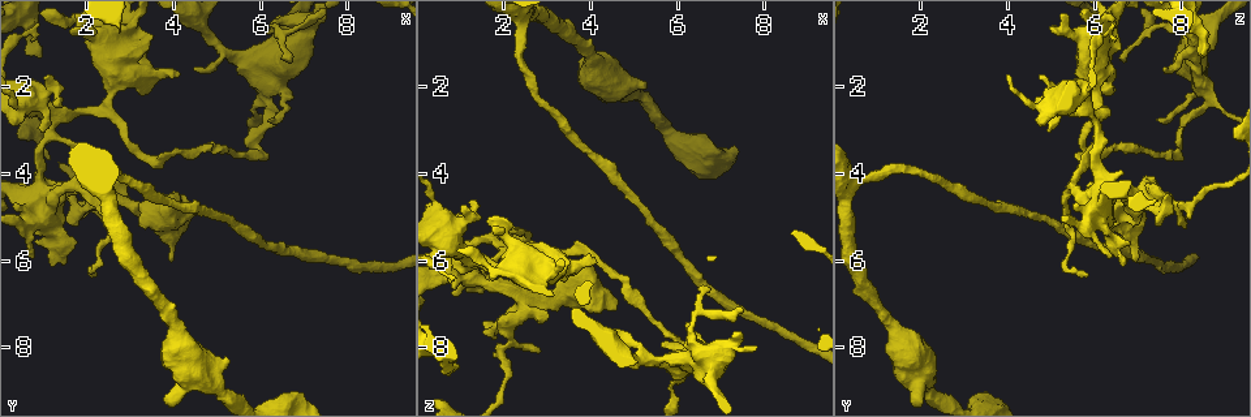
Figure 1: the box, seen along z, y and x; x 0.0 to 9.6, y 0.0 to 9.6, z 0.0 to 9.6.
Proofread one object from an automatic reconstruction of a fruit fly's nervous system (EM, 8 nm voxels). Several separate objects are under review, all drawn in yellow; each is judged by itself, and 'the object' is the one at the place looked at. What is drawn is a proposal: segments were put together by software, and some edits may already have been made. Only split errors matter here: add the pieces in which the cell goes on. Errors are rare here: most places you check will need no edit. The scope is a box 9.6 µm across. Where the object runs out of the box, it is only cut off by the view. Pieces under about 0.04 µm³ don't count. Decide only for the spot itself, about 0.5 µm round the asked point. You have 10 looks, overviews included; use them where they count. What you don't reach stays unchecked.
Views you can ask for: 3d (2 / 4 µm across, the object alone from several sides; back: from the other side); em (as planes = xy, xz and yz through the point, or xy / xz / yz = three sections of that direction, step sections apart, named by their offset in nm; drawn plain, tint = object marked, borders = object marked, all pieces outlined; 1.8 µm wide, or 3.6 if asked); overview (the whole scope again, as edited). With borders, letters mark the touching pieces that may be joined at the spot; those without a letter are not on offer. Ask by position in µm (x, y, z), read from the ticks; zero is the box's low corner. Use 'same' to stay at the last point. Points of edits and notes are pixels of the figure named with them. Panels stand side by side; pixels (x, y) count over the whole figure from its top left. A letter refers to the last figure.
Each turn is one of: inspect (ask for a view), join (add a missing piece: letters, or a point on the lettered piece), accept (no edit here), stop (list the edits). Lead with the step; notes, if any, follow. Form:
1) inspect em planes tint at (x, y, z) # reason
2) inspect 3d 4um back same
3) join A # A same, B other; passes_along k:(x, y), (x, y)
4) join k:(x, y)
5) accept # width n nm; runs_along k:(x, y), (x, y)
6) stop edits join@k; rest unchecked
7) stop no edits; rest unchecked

inspect 3d 4um back at (0.70, 2.10, 5.60) # sharp bend

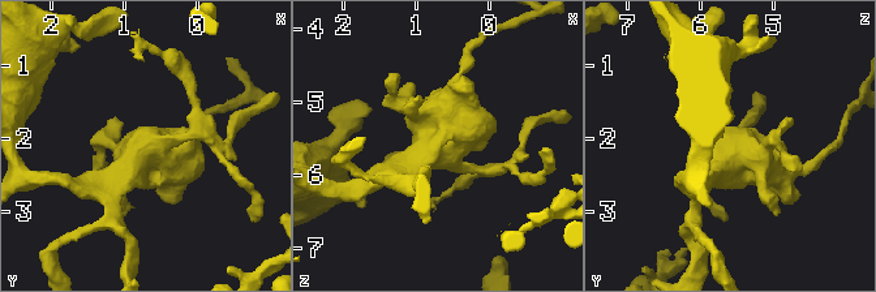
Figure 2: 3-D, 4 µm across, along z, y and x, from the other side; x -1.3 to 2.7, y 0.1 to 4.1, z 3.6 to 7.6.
inspect em 3.6um yz step 8 borders at (0.60, 2.15, 5.65) # need the tissue

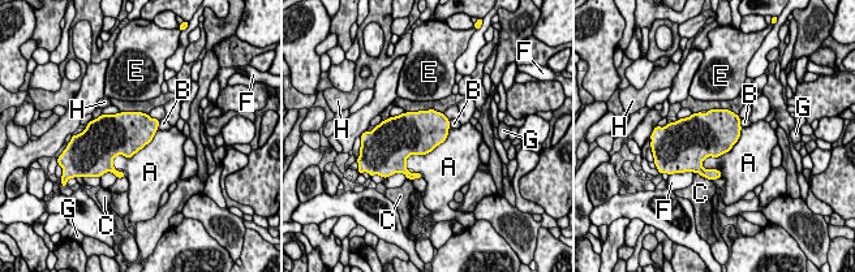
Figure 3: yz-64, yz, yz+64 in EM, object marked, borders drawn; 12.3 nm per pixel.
inspect em 3.6um planes borders same

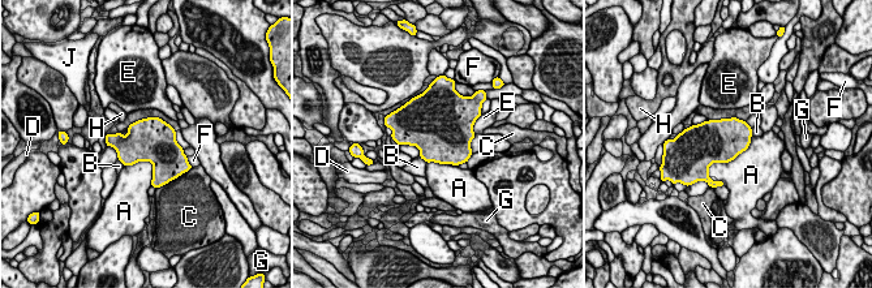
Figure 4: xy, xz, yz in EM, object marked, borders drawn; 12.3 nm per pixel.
accept # A other, B other, C other, D other, E other, F other, G other, H other, J other; no lettered piece goes on from it

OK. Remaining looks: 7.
inspect 3d 4um back at (2.40, 0.85, 5.95) # two arms at a narrow angle

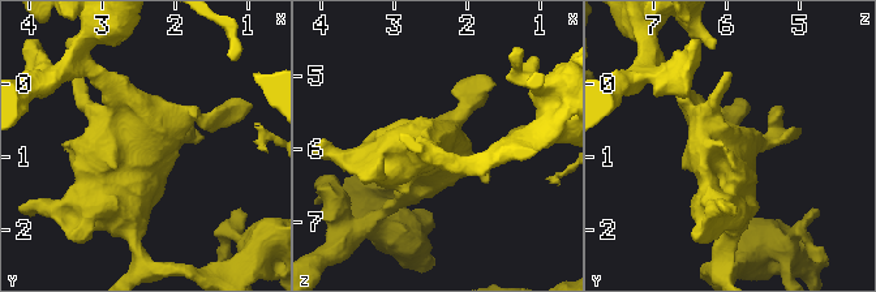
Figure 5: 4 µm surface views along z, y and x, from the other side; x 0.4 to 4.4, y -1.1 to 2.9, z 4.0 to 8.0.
inspect em 3.6um planes borders at (2.35, 0.85, 6.00) # need the tissue

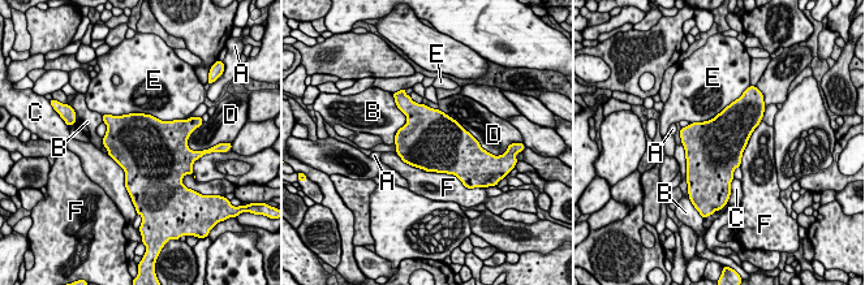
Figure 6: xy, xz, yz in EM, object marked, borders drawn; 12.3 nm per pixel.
accept # A other, B other, C other, D other, E other, F other; no lettered piece goes on from it

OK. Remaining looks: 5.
inspect 3d 2um at (0.90, 1.35, 8.50) # an open end

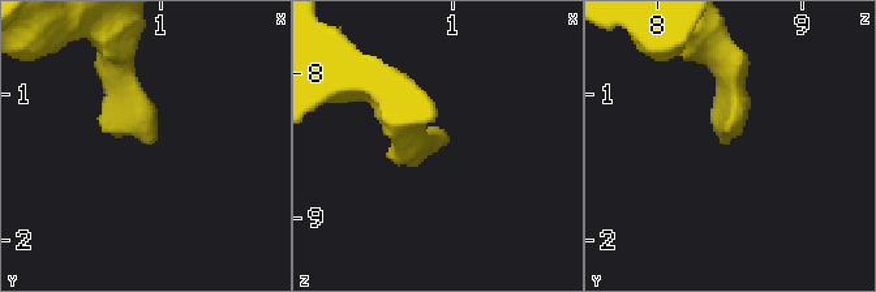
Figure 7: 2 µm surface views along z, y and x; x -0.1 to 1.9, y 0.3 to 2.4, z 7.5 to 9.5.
inspect em planes borders at (0.94, 1.32, 8.48) # need the tissue

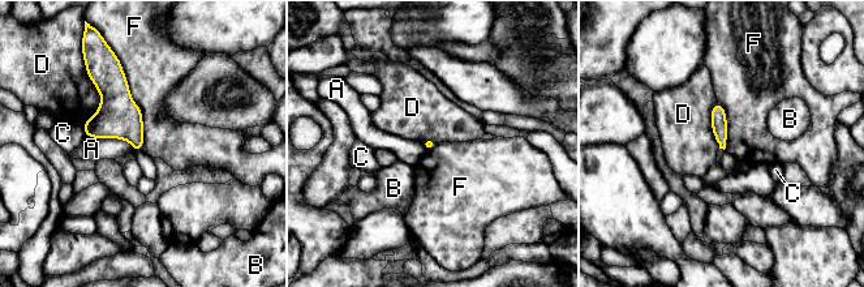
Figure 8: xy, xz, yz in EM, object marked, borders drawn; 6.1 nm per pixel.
accept # A other, B other, C other, D other, F other; border 8:(117, 59), (141, 111), (141, 149); none of them fits

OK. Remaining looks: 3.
inspect 3d 2um at (6.10, 2.30, 8.75) # small branch off a trunk

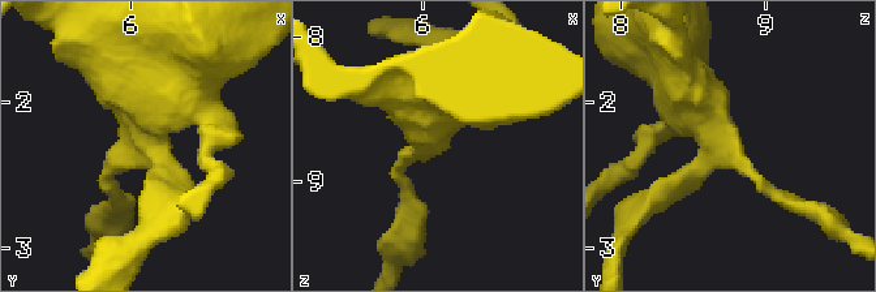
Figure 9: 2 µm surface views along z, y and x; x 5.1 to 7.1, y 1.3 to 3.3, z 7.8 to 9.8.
inspect em xy step 16 tint at (6.08, 2.28, 8.72) # arms 3

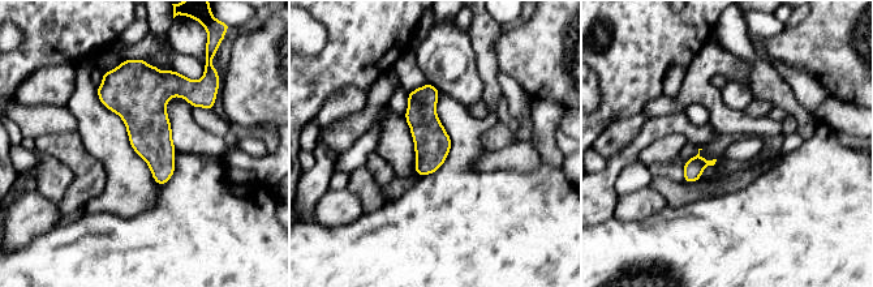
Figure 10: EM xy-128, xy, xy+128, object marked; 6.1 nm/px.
inspect em planes borders same

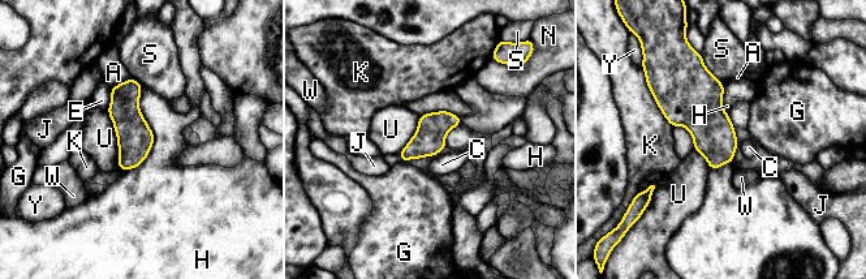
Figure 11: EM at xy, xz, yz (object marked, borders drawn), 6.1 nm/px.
accept # A other, C other, E other, G other, H other, J other, K other, N other, S other, U other, W other, Y other; border 11:(141, 86), (154, 142), (124, 171); no lettered piece goes on from it

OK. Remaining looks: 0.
stop no edits; rest unchecked

